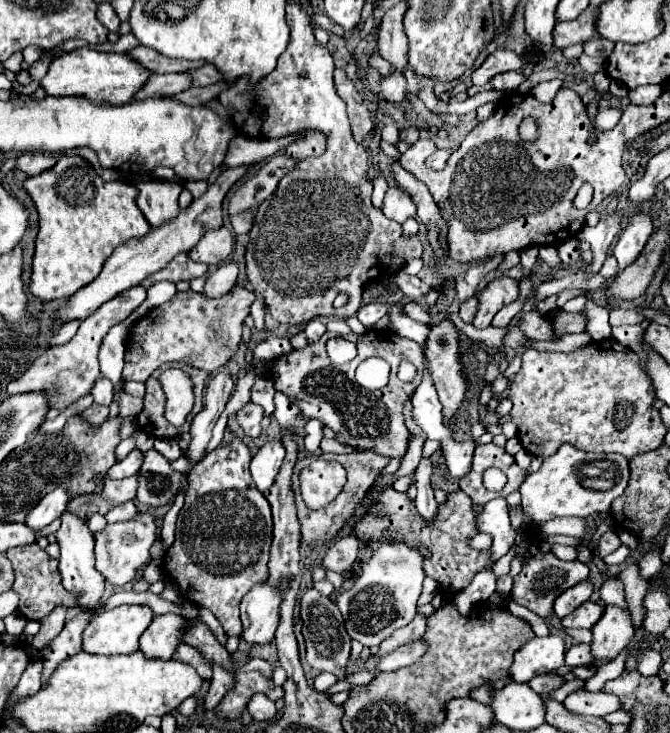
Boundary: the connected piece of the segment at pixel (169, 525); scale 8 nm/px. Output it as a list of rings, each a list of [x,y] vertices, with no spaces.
[[[182,489],[182,493],[174,499],[174,505],[168,509],[166,517],[164,517],[164,525],[162,525],[162,537],[164,537],[164,549],[168,549],[174,543],[174,531],[176,531],[176,515],[184,505],[184,495],[186,489]]]

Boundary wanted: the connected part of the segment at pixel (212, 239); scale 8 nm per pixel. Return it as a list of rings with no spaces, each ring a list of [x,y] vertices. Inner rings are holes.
[[[220,227],[218,231],[208,231],[188,255],[192,261],[200,261],[206,265],[222,265],[232,253],[232,247],[232,233],[226,227]]]

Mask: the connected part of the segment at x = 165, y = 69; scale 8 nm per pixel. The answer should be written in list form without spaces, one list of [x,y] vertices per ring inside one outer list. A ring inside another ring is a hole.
[[[134,47],[126,55],[130,55],[134,61],[138,61],[142,67],[146,67],[150,73],[182,73],[188,69],[200,67],[204,61],[186,61],[186,59],[170,59],[154,49],[148,47]]]

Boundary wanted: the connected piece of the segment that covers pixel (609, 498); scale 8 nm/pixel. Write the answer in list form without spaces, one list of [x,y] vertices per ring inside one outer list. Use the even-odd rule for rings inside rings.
[[[562,445],[552,457],[546,457],[536,473],[528,473],[520,485],[524,511],[532,521],[548,521],[556,517],[594,517],[610,511],[610,503],[624,493],[630,479],[628,459],[622,455],[598,455]]]

